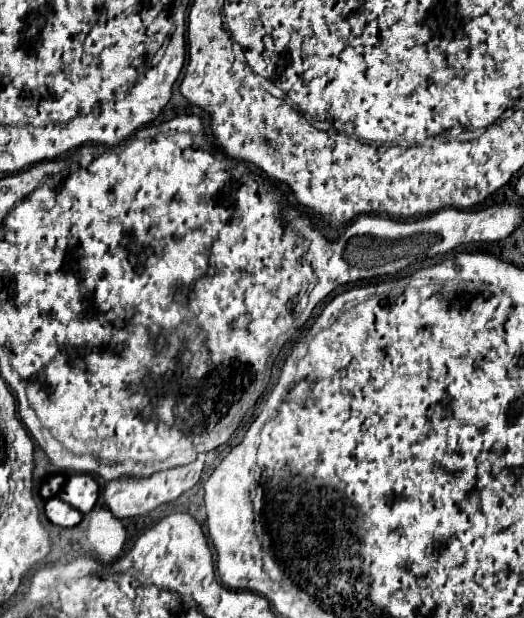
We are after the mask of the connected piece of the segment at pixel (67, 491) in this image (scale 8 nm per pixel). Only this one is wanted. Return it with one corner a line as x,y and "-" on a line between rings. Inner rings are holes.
74,473
66,479
66,485
60,489
58,497
66,501
68,505
76,507
82,513
88,513
98,499
98,483
94,481
92,475
80,475

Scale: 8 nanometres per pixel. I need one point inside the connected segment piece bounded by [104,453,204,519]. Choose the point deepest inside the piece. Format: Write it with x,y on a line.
130,496

